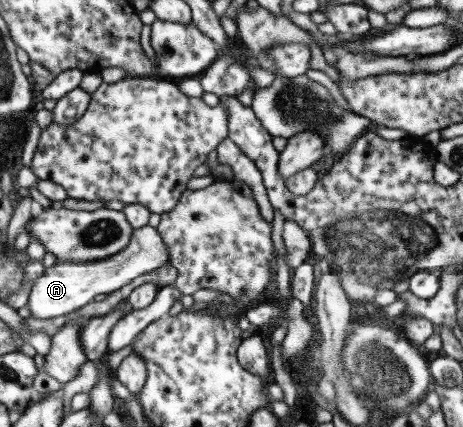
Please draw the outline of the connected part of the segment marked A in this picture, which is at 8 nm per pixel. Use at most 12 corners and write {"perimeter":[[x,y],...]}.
{"perimeter":[[155,227],[89,262],[56,261],[25,308],[63,316],[119,291],[169,260]]}

